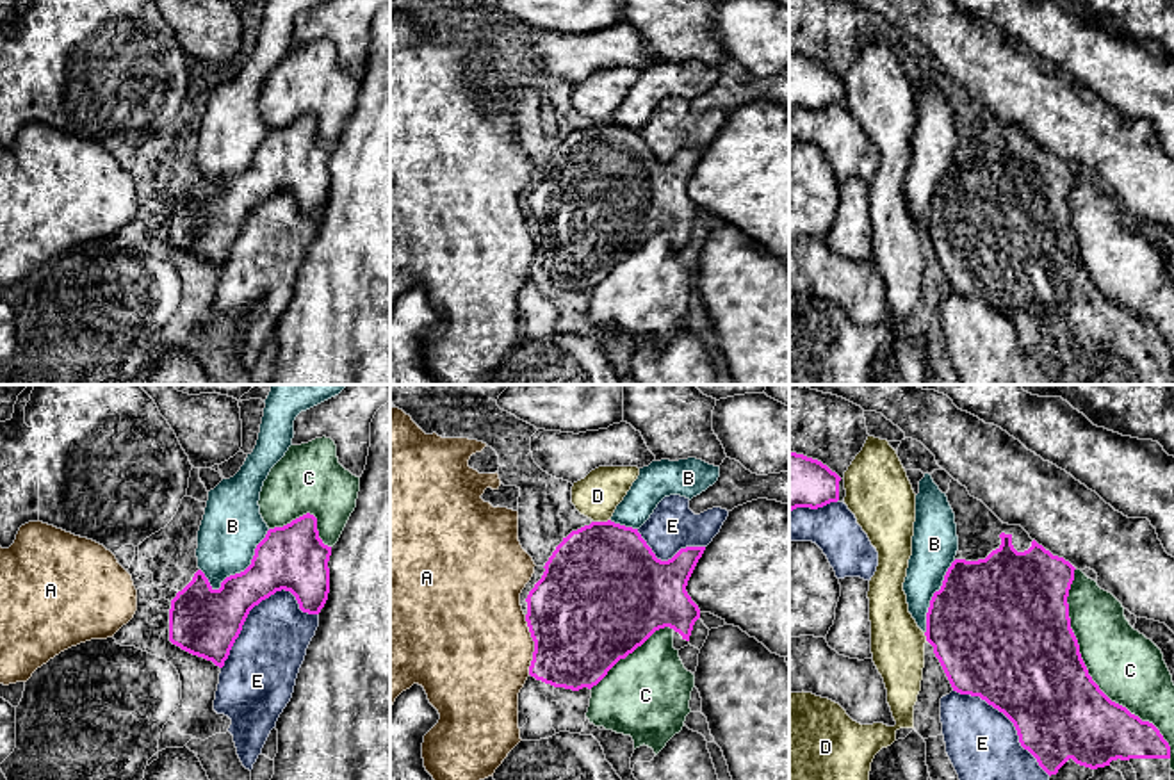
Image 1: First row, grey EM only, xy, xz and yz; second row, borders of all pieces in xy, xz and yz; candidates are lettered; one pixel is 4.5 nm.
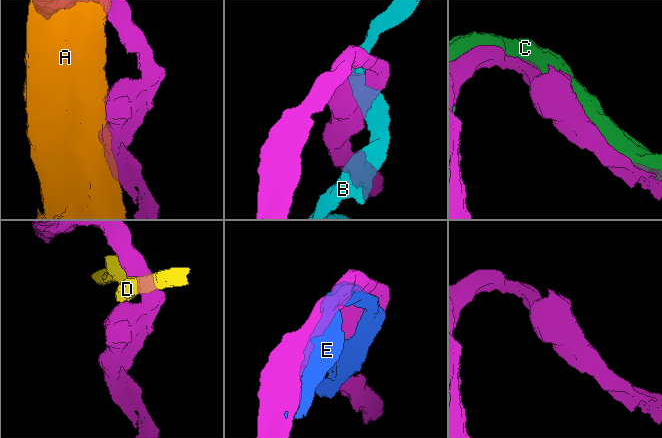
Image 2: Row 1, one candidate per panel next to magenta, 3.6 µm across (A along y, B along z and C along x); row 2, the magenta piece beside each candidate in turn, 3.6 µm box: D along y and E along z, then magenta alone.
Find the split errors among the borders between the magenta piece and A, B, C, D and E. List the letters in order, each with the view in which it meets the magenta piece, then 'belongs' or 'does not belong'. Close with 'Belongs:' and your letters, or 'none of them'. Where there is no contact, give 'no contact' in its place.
A: meets magenta in xz; does not belong
B: meets magenta in xy; does not belong
C: meets magenta in yz; does not belong
D: meets magenta in xz; does not belong
E: meets magenta in xy; does not belong
Belongs: none of them

